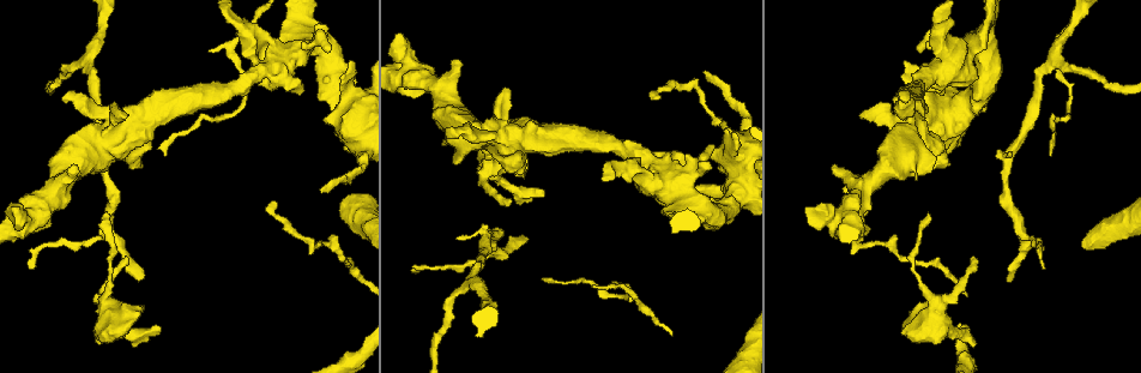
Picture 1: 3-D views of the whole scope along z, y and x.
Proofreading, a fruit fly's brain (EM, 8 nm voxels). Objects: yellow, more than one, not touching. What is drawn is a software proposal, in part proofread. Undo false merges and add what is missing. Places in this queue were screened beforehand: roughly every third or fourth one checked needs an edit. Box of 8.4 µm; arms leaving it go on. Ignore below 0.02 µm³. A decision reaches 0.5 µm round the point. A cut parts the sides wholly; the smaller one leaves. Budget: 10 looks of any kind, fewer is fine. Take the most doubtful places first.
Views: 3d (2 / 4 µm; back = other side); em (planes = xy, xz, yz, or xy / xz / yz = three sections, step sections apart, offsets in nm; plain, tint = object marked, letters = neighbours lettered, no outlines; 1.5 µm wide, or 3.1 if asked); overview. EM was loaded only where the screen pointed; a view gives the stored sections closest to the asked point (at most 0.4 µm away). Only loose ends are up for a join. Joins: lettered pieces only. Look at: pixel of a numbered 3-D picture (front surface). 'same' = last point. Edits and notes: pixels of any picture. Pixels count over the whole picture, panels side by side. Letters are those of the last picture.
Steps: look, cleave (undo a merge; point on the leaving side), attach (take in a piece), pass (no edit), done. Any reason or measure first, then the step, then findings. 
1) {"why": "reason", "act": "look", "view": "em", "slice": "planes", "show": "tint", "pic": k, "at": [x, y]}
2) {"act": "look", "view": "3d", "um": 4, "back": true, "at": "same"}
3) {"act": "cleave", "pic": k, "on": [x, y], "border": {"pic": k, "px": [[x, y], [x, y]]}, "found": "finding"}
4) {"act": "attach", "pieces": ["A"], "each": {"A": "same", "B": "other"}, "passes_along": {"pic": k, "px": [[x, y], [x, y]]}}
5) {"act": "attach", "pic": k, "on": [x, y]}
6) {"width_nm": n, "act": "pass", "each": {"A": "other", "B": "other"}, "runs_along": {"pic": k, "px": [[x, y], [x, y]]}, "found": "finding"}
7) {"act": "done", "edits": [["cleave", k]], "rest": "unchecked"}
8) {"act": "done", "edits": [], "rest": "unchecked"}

{"why": "branch stops here", "act": "look", "view": "em", "slice": "xz", "step": 4, "show": "letters", "pic": 1, "at": [1011, 154]}

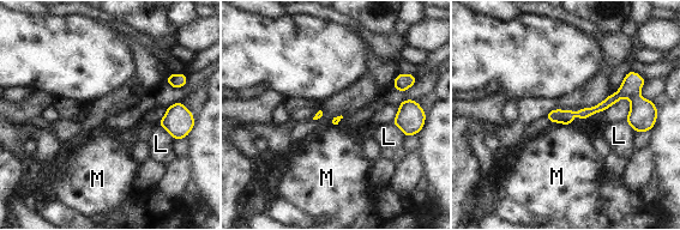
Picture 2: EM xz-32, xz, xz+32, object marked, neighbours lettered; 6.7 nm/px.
{"act": "look", "view": "em", "slice": "planes", "show": "letters", "at": "same"}

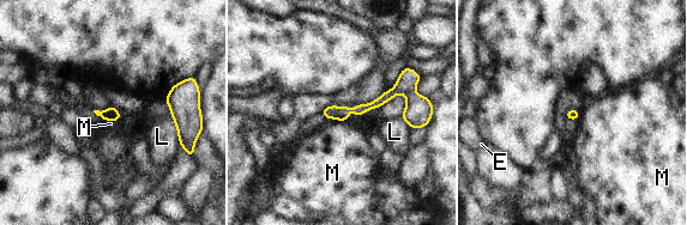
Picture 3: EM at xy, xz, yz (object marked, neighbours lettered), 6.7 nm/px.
{"act": "pass", "each": {"E": "other", "L": "other", "M": "other"}, "border": {"pic": 3, "px": [[333, 119], [348, 120]]}, "found": "none of them fits"}

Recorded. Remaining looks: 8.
{"why": "an open end", "act": "look", "view": "em", "slice": "planes", "show": "letters", "pic": 1, "at": [732, 133]}

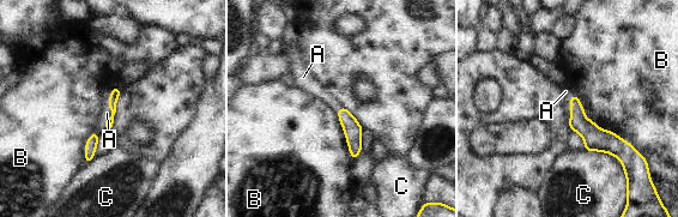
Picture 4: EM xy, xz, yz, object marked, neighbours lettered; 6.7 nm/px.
{"act": "attach", "pieces": ["A"], "each": {"A": "same", "B": "other", "C": "other"}, "found": "it goes on there"}

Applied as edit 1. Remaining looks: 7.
{"why": "see it whole again", "act": "look", "view": "overview"}

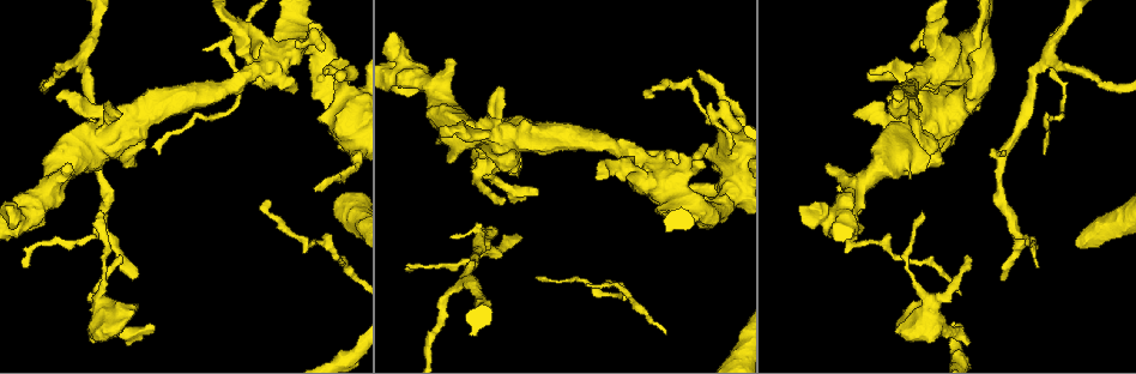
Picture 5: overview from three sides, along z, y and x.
{"why": "thin end", "act": "look", "view": "em", "slice": "planes", "show": "tint", "pic": 5, "at": [101, 214]}

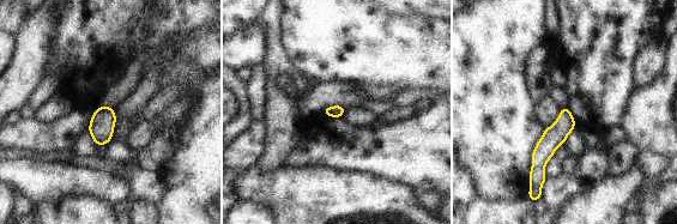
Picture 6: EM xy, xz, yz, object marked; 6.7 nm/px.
{"act": "look", "view": "em", "slice": "planes", "show": "letters", "at": "same"}

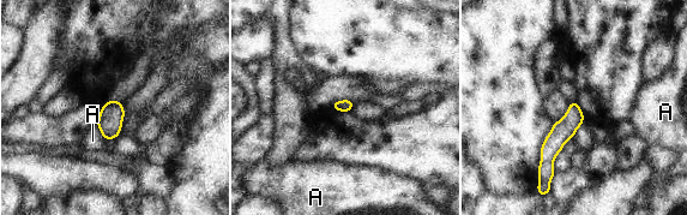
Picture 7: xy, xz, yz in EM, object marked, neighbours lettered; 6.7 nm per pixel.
{"width_nm": 80, "act": "pass", "each": {"A": "other"}, "found": "none of them fits"}

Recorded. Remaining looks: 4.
{"why": "free end", "act": "look", "view": "em", "slice": "yz", "step": 8, "show": "tint", "pic": 5, "at": [651, 98]}

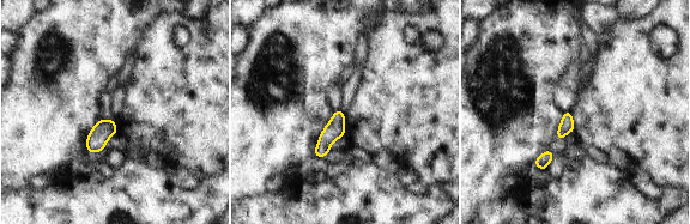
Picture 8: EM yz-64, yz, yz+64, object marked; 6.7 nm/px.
{"act": "look", "view": "em", "slice": "planes", "show": "letters", "at": "same"}

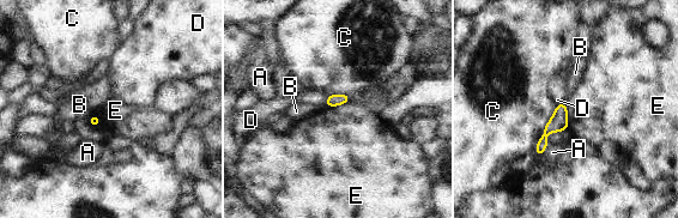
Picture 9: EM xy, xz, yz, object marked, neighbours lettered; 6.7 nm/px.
{"act": "pass", "each": {"A": "other", "B": "other", "C": "other", "D": "other", "E": "other"}, "border": {"pic": 9, "px": [[564, 103], [567, 109], [567, 129]]}, "found": "no lettered piece goes on from it"}

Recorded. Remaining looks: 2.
{"act": "done", "edits": [["attach", 4]], "rest": "unchecked"}

